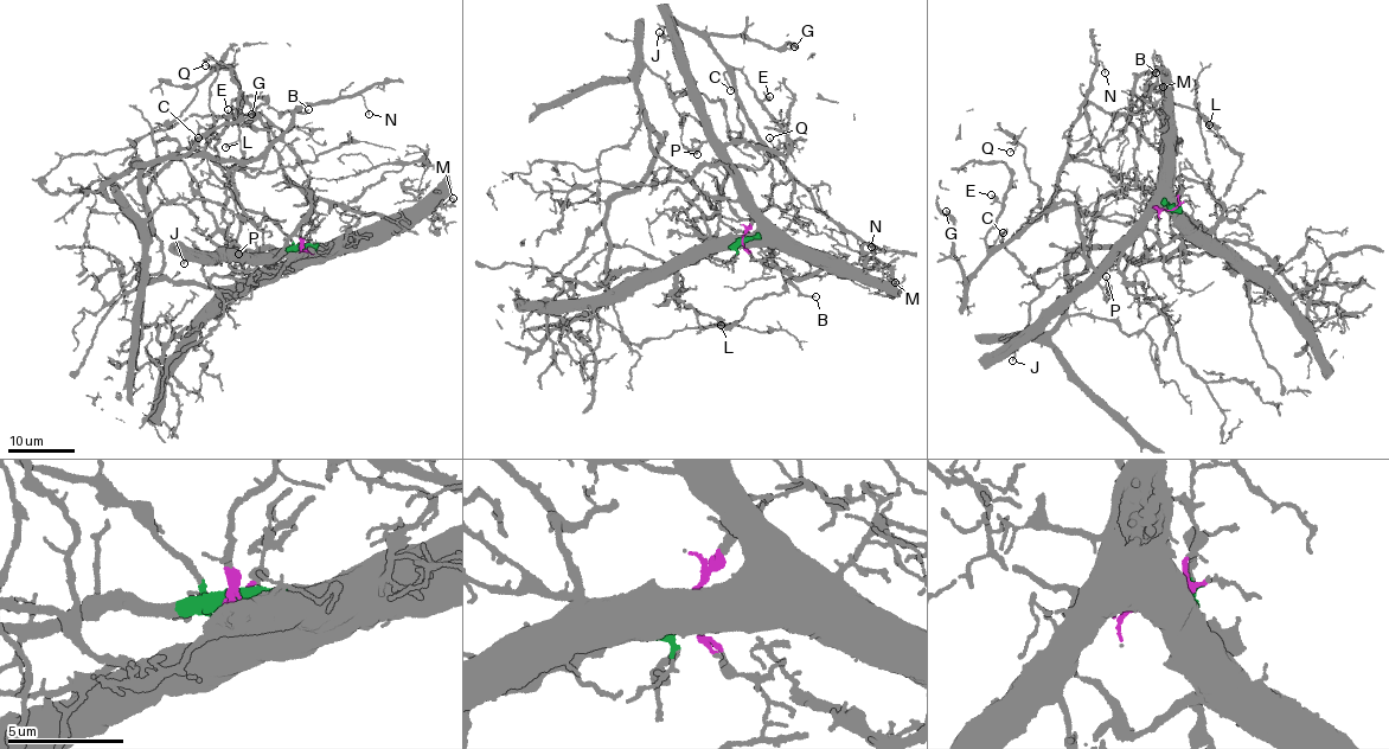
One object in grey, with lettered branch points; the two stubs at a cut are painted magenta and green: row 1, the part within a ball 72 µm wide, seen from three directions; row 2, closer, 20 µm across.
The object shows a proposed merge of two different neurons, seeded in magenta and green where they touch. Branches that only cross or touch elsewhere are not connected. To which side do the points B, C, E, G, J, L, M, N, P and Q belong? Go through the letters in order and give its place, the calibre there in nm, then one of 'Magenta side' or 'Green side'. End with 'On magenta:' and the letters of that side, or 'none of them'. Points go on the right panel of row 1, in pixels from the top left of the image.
B: Place: (1156, 72). Thickness 180 nm. Magenta side
C: Place: (1003, 232). Thickness 130 nm. Magenta side
E: Place: (991, 194). Thickness 190 nm. Magenta side
G: Place: (946, 211). Thickness 200 nm. Magenta side
J: Place: (1012, 360). Thickness 150 nm. Green side
L: Place: (1209, 125). Thickness 190 nm. Magenta side
M: Place: (1163, 87). Thickness 110 nm. Green side
N: Place: (1105, 72). Thickness 100 nm. Magenta side
P: Place: (1106, 276). Thickness 170 nm. Green side
Q: Place: (1010, 152). Thickness 100 nm. Magenta side
On magenta: B, C, E, G, L, N, Q

